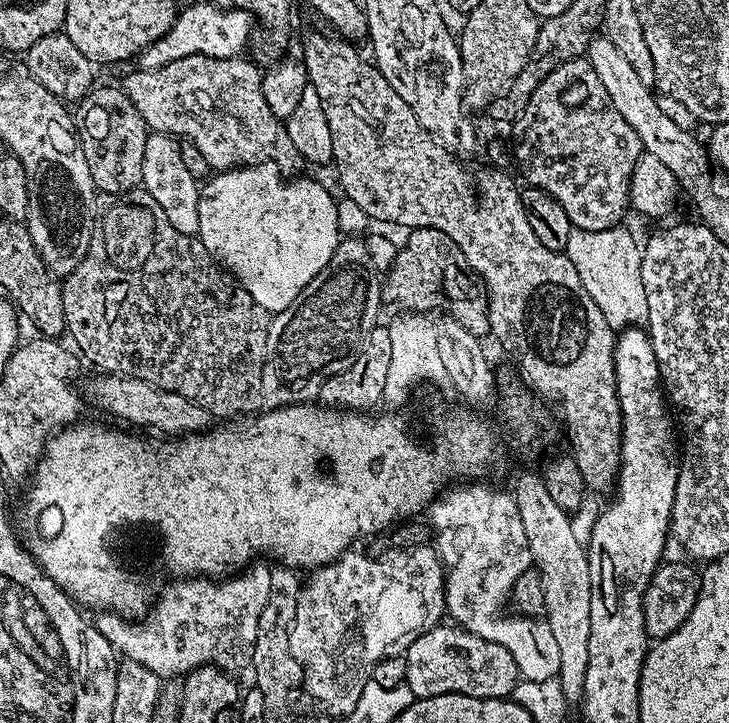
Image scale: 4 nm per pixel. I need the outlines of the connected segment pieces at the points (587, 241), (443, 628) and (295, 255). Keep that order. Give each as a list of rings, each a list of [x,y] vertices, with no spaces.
[[[624,226],[610,230],[573,228],[570,234],[566,254],[570,262],[574,262],[574,270],[578,270],[578,278],[582,278],[586,294],[598,302],[598,310],[602,310],[606,322],[614,330],[640,326],[648,319],[646,290],[642,286],[640,273],[641,251],[641,245],[636,245],[635,238]]]
[[[436,625],[426,634],[417,636],[405,653],[405,683],[410,686],[413,697],[424,699],[448,693],[462,693],[474,698],[511,697],[521,675],[506,646],[478,638],[459,626],[446,625]]]
[[[245,166],[217,171],[203,181],[198,202],[198,238],[221,268],[234,277],[237,284],[273,314],[286,310],[298,294],[330,262],[340,245],[337,197],[332,197],[316,180],[281,178],[264,166]]]

